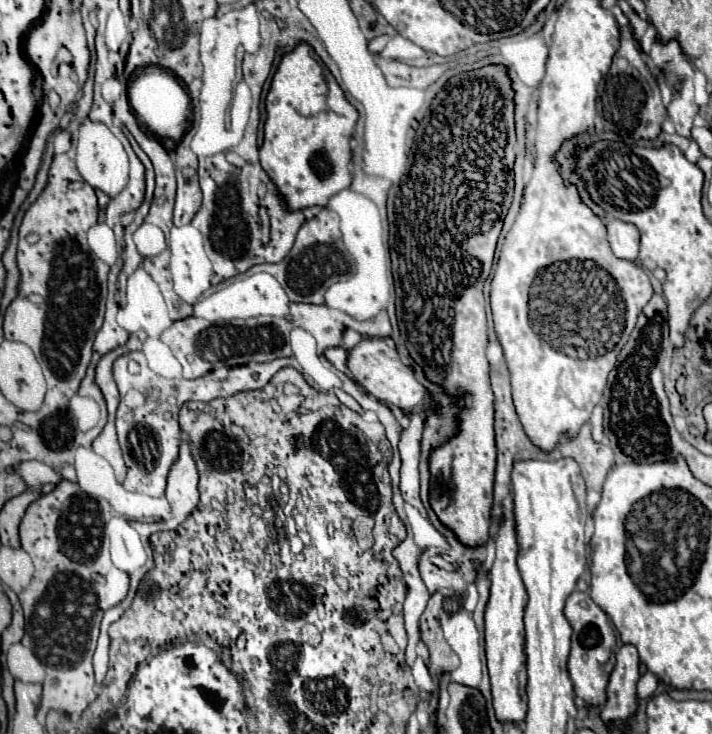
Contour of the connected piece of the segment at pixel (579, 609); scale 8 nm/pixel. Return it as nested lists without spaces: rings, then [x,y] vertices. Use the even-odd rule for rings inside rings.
[[[574,591],[564,605],[564,615],[572,625],[572,651],[568,657],[568,675],[574,685],[574,693],[590,705],[604,705],[606,683],[616,663],[616,637],[608,615],[590,599],[588,593]]]

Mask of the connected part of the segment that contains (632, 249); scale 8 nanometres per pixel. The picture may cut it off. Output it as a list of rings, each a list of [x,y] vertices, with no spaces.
[[[606,217],[606,229],[608,229],[608,243],[616,257],[634,261],[638,255],[638,239],[640,233],[632,223],[620,221],[616,217]]]

